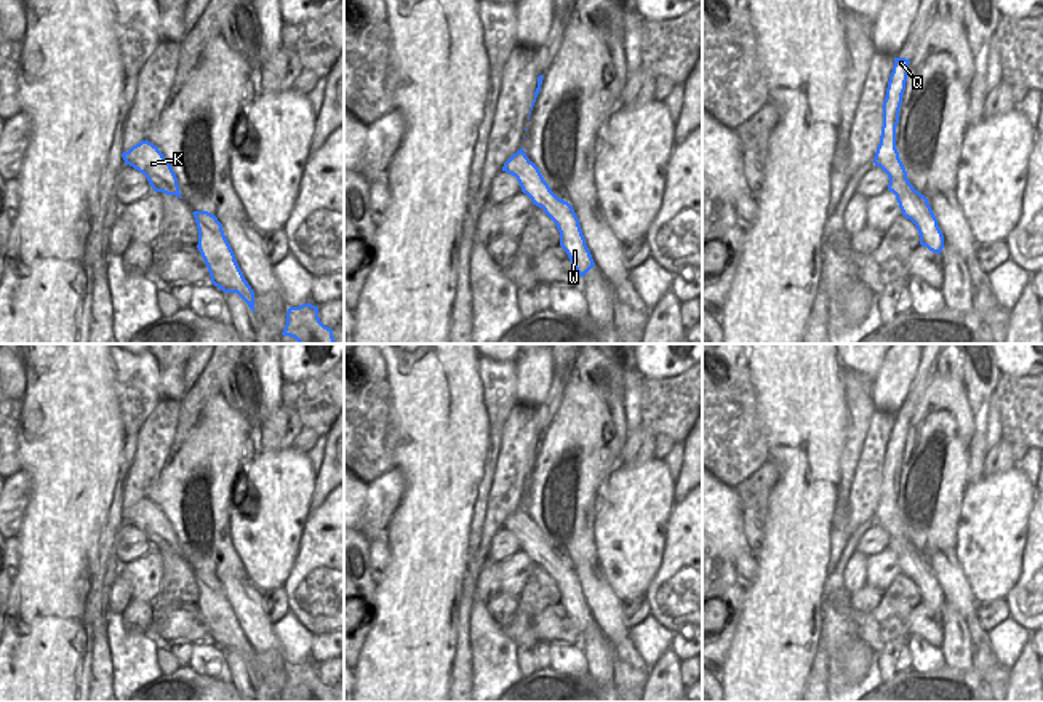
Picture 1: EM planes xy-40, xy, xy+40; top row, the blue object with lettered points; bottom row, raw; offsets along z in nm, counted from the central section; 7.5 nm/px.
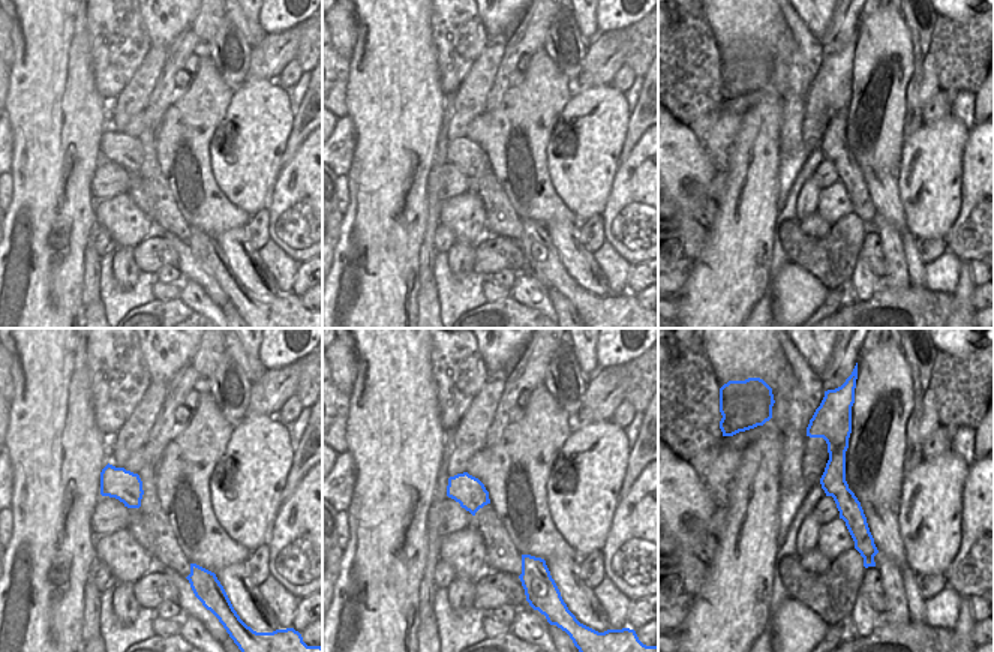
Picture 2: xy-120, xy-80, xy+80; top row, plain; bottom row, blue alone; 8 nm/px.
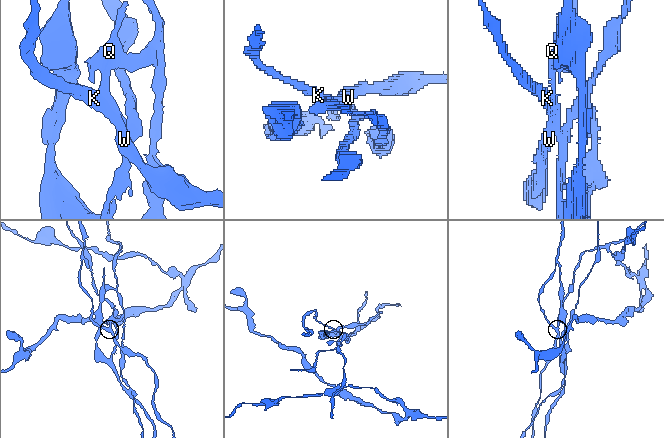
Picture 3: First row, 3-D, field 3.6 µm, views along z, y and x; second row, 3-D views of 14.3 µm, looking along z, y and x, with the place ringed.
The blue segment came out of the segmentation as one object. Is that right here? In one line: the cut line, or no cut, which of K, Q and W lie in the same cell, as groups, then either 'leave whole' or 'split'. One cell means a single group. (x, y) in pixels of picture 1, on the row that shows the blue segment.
cut in xy+40 along (875, 157), (893, 160), (898, 183), (927, 202); K W / Q; split

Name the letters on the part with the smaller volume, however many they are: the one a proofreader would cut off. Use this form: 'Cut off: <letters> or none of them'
Cut off: K, W

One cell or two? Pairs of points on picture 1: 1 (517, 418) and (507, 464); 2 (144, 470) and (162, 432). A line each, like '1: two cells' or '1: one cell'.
1: one cell
2: one cell

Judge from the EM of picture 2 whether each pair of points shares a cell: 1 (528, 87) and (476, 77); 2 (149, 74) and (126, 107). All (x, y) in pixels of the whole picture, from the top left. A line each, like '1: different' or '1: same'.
1: different
2: same

